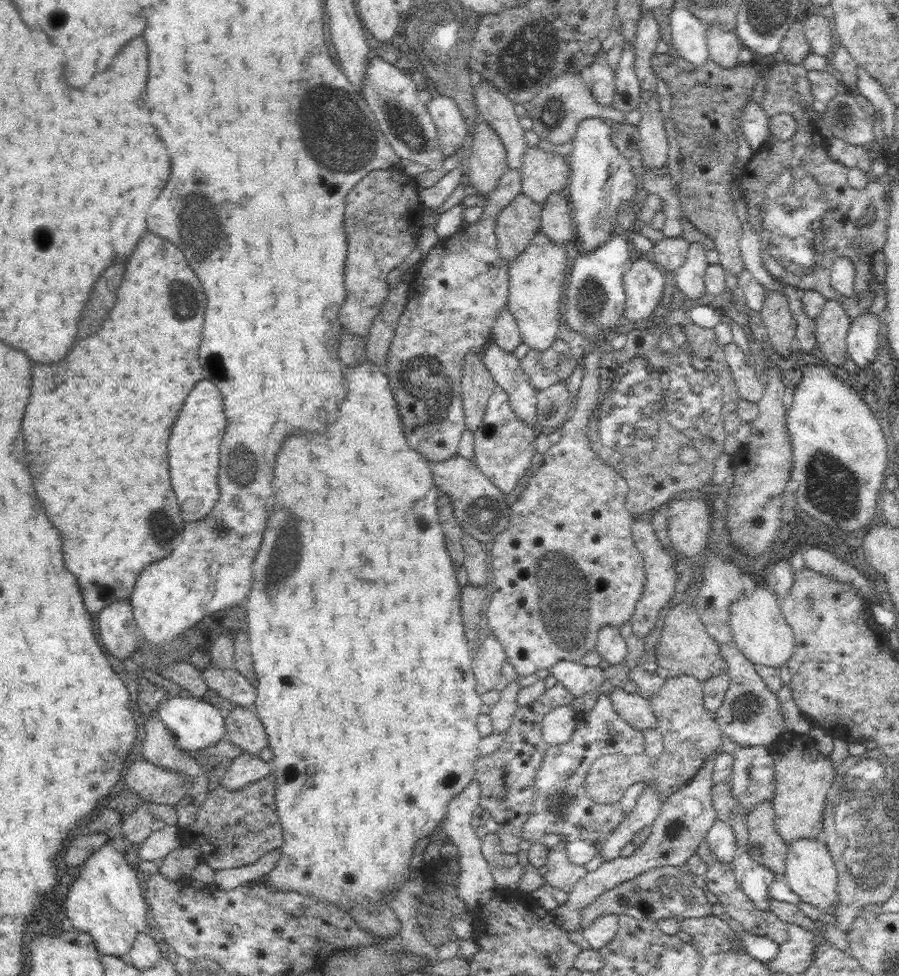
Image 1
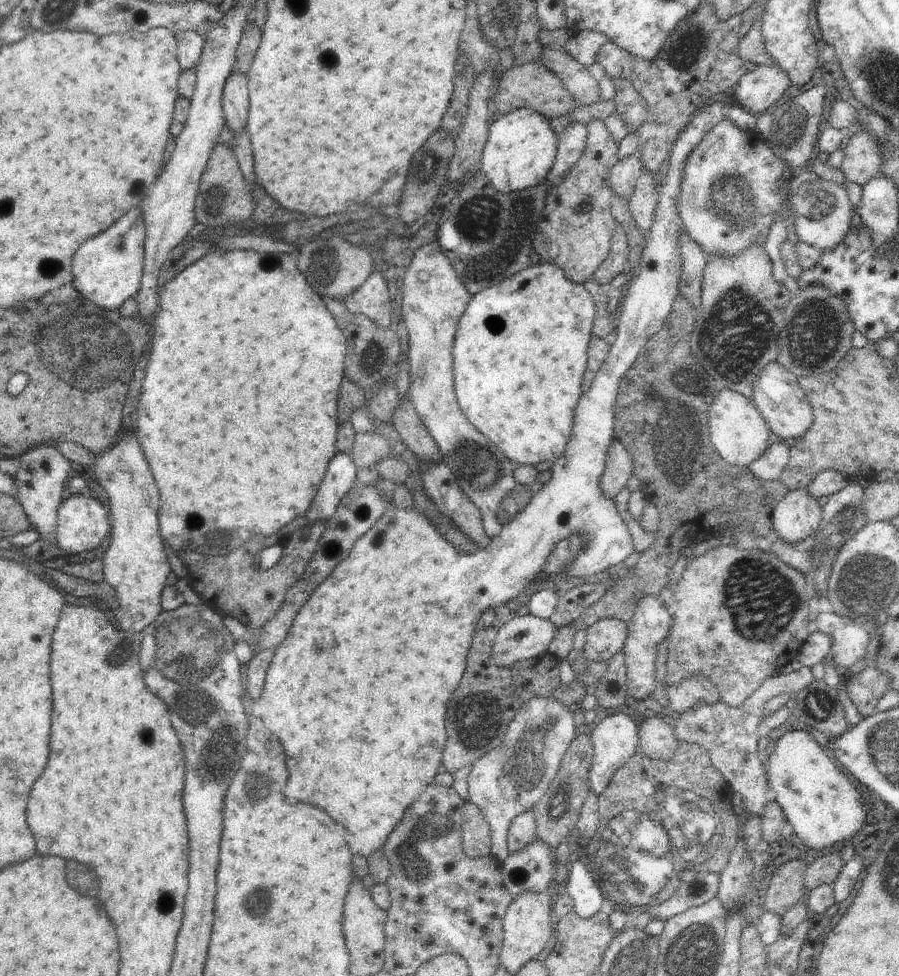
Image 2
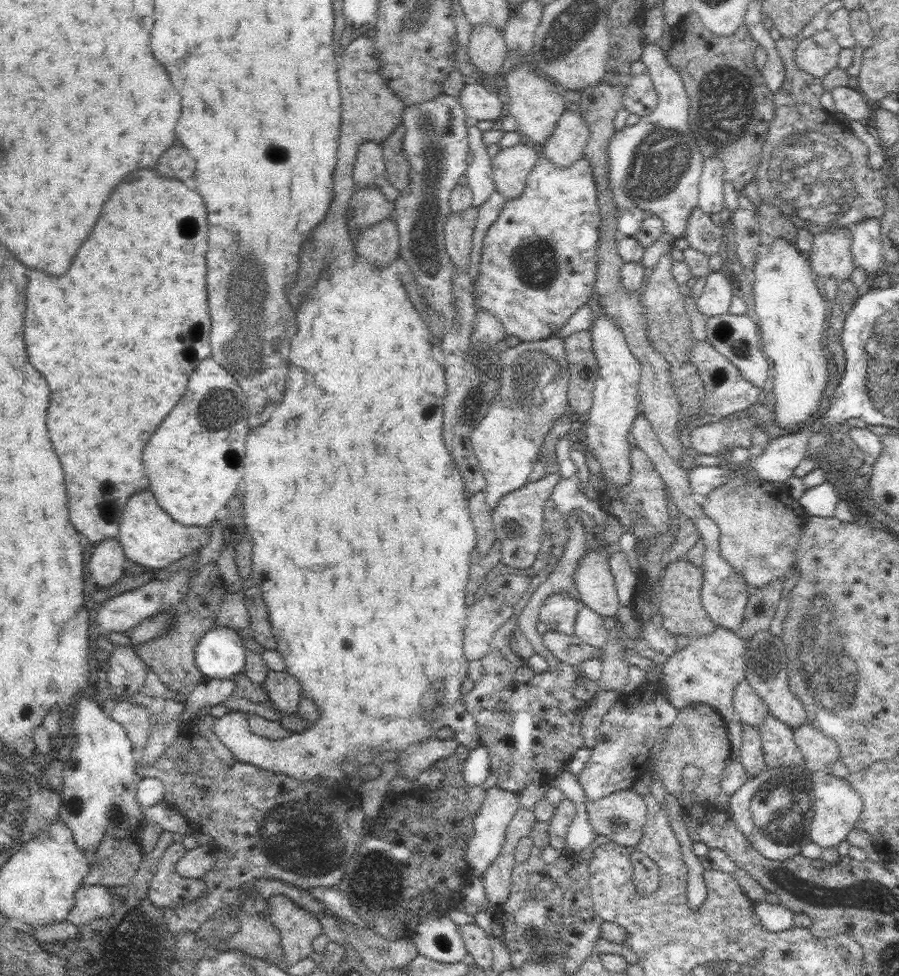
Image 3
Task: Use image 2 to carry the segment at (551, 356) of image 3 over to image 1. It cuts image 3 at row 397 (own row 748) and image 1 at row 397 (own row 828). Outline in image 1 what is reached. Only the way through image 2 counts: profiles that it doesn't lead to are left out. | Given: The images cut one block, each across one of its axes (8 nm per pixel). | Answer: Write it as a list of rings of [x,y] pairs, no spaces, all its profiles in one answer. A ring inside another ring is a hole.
[[[495,384],[495,390],[487,402],[485,414],[481,418],[479,428],[473,432],[473,452],[475,458],[473,462],[477,464],[477,468],[503,492],[509,494],[515,484],[523,482],[529,476],[529,462],[535,456],[535,440],[539,440],[539,436],[535,434],[533,426],[523,424],[523,420],[519,420],[515,416],[515,412],[511,410],[509,404],[509,396],[503,392],[501,386]]]

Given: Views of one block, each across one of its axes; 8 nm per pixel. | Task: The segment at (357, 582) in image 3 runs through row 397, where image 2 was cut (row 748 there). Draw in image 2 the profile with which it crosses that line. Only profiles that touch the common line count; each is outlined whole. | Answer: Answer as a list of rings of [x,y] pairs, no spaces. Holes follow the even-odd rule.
[[[727,98],[709,100],[703,108],[699,108],[701,112],[695,118],[691,116],[689,124],[675,140],[659,182],[655,218],[649,234],[643,238],[645,244],[639,260],[639,272],[629,278],[621,298],[615,342],[611,344],[609,354],[595,374],[589,390],[577,400],[571,436],[561,458],[553,462],[551,478],[541,486],[541,490],[533,494],[527,506],[507,526],[503,526],[483,550],[477,550],[477,554],[459,554],[453,550],[453,546],[449,546],[449,542],[445,542],[445,538],[441,538],[441,534],[421,514],[387,508],[375,526],[353,542],[347,558],[341,560],[309,594],[293,618],[289,634],[275,648],[261,698],[253,702],[251,716],[261,718],[261,722],[279,738],[283,746],[285,766],[289,772],[283,794],[297,802],[301,800],[319,806],[337,824],[341,824],[347,830],[343,838],[353,856],[369,858],[375,850],[379,850],[401,822],[405,810],[439,774],[447,744],[443,718],[445,702],[461,680],[467,658],[465,652],[471,646],[469,642],[475,634],[479,614],[503,612],[505,602],[533,584],[553,546],[573,534],[585,534],[589,538],[587,552],[581,552],[571,568],[559,576],[589,578],[625,562],[627,556],[635,552],[631,536],[615,510],[615,500],[607,498],[599,488],[607,450],[615,440],[613,406],[623,376],[629,372],[649,338],[659,332],[679,296],[677,284],[683,274],[679,230],[683,222],[677,212],[677,196],[681,194],[679,186],[683,166],[691,150],[705,138],[705,134],[709,134],[709,130],[713,130],[715,124],[725,118],[727,106]]]

